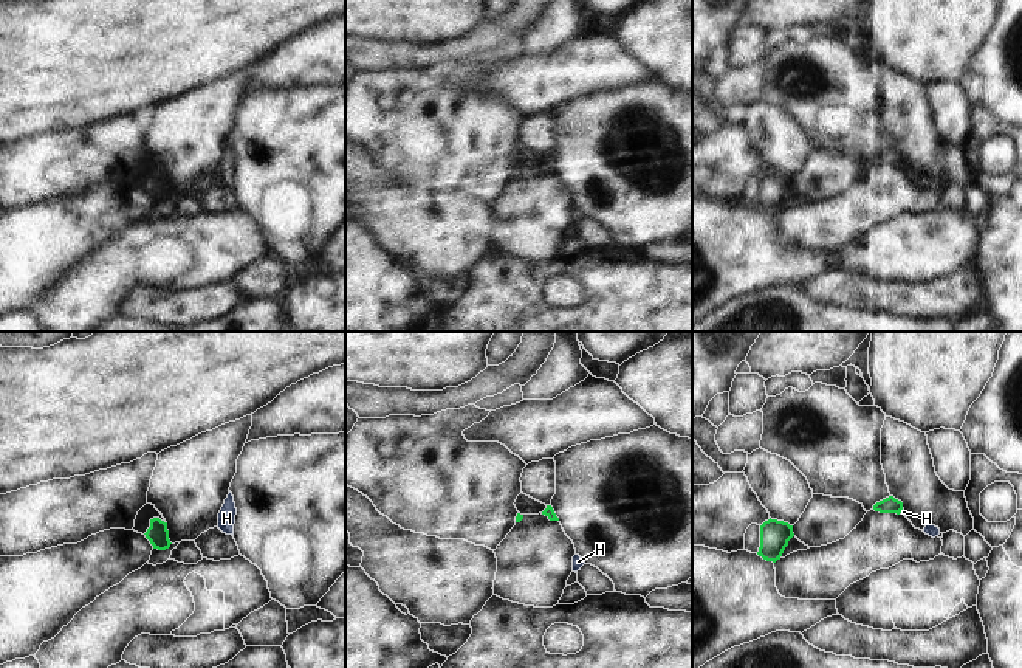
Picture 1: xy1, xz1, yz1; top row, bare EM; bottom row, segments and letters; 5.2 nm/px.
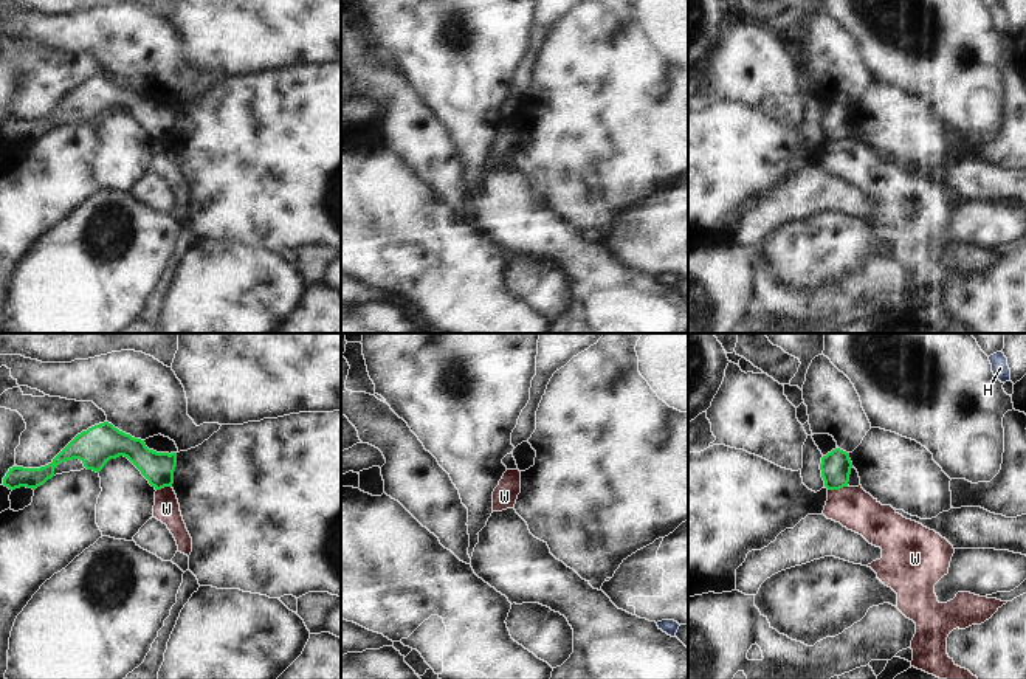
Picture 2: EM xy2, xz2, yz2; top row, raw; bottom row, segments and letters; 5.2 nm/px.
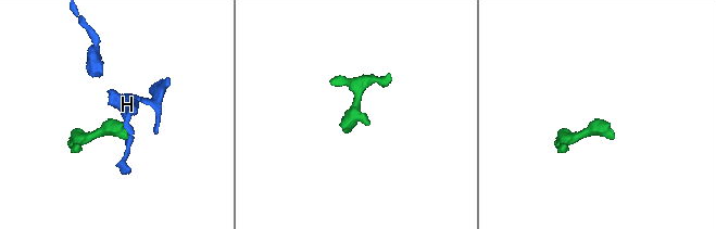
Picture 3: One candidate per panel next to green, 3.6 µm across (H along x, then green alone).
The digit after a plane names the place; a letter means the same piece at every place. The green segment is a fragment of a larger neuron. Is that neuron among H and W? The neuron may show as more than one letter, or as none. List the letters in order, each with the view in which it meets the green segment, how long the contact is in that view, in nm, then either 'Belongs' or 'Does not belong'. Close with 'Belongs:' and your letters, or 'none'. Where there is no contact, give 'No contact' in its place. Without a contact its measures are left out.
H: Touches green in yz1. Shared border 30 nm. Belongs
W: Touches green in yz2. Shared border 110 nm. Does not belong
Belongs: H

